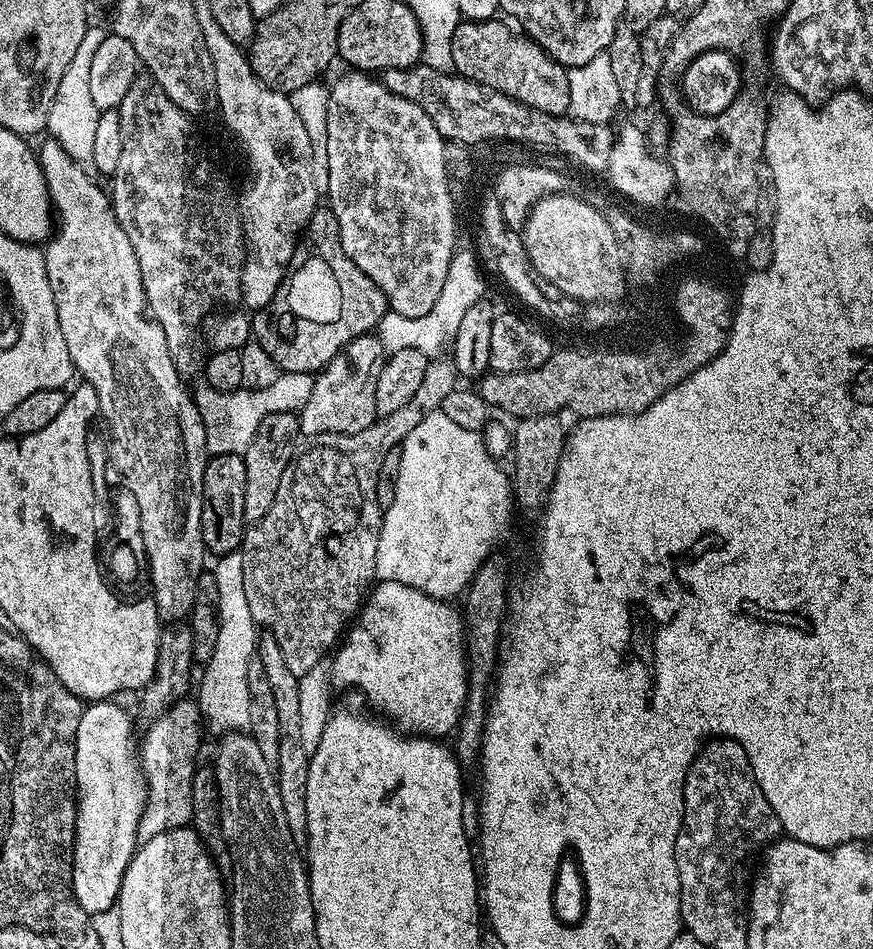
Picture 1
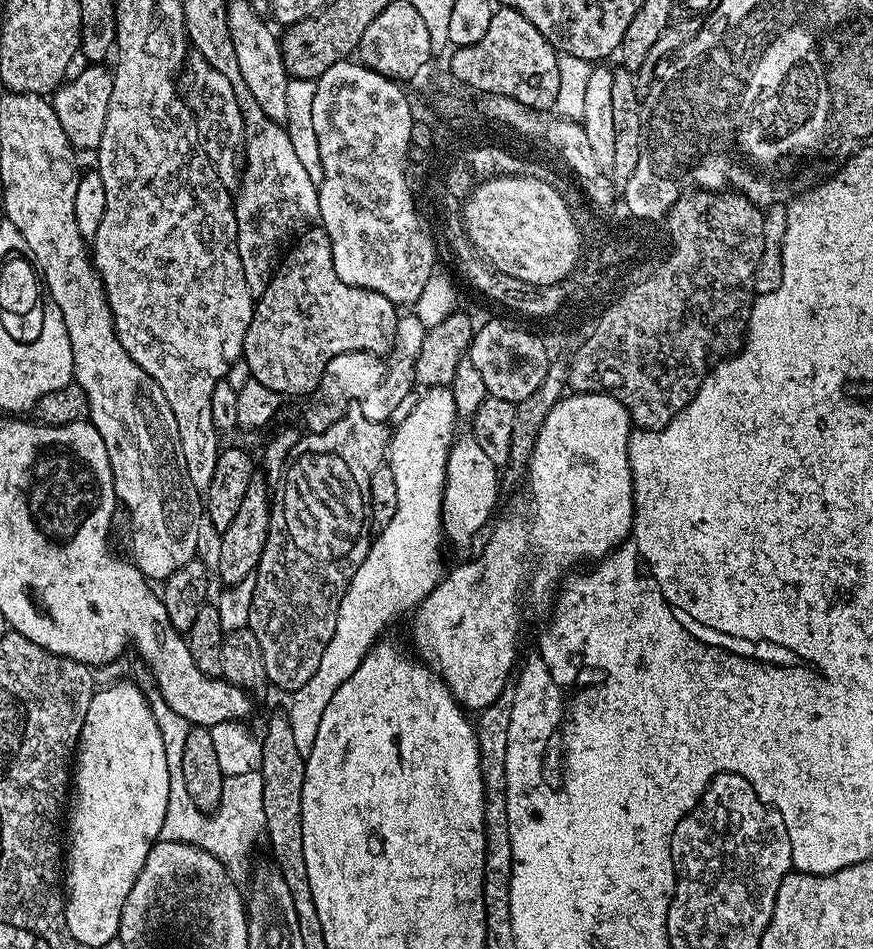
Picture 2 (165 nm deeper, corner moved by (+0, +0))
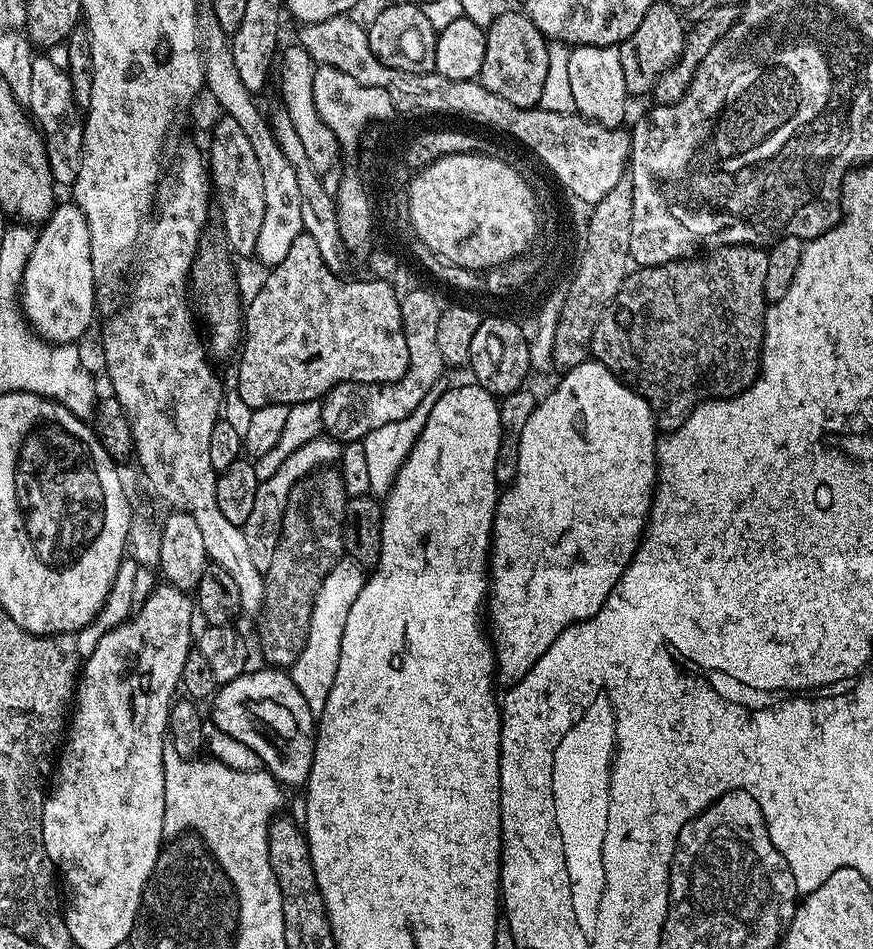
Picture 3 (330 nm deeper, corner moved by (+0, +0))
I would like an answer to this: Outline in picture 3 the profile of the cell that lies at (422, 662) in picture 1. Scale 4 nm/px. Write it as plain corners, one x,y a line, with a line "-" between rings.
589,359
578,366
567,369
556,384
556,389
548,397
537,403
536,409
522,429
520,449
518,450
518,468
516,480
499,493
496,501
496,513
492,523
492,547
490,549
490,579
488,581
488,598
486,601
486,631
496,653
495,679
511,686
520,681
538,658
550,650
554,638
570,626
589,620
602,602
614,590
622,578
626,566
632,560
644,529
648,527
648,515
652,509
652,493
656,486
656,442
658,429
652,408
633,388
621,382
606,366
597,360

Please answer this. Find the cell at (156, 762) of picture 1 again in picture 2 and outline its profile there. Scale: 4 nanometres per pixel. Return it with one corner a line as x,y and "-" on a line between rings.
155,682
143,685
142,691
148,698
148,705
154,714
154,722
158,722
158,730
161,731
162,746
166,746
166,764
170,769
170,797
167,802
166,818
163,819
160,839
166,841
178,841
181,844
194,845
204,849
223,866
234,878
241,878
248,868
248,856
255,846
258,838
265,835
265,812
262,810
262,786
264,779
260,771
249,772
241,776
225,777
228,788
224,790
220,816
212,820
202,820
202,816
196,812
188,796
184,794
182,783
184,777
178,774
178,767
182,767
183,743
186,742
186,734
189,723
182,714
174,714
170,706
166,706
166,698
158,690

